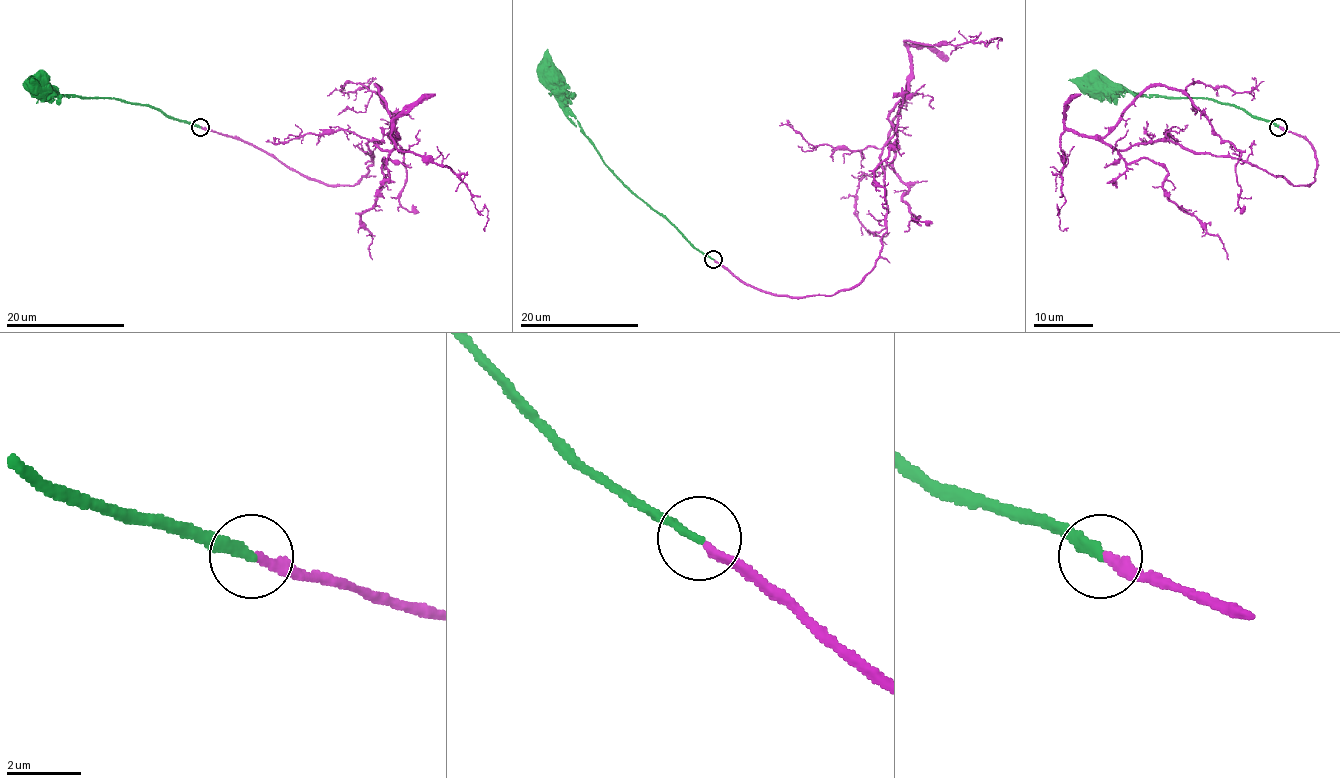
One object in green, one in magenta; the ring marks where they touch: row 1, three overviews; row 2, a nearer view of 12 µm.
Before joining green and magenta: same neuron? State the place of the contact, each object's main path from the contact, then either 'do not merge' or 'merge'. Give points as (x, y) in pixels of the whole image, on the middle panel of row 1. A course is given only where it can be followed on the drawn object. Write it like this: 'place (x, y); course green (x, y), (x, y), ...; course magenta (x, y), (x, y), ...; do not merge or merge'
place (713, 259); course green (713, 259), (699, 252), (604, 162), (568, 107), (565, 90), (551, 76); course magenta (713, 259), (776, 295), (853, 289), (887, 230), (881, 153), (907, 83), (893, 170), (930, 225); merge

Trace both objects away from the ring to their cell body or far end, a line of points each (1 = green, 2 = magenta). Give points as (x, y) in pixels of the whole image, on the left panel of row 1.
1: (200, 127), (169, 118), (147, 105), (111, 98), (62, 96), (45, 81), (37, 81)
2: (200, 127), (354, 185), (367, 142), (394, 146), (375, 86), (406, 164), (398, 203), (416, 206)

